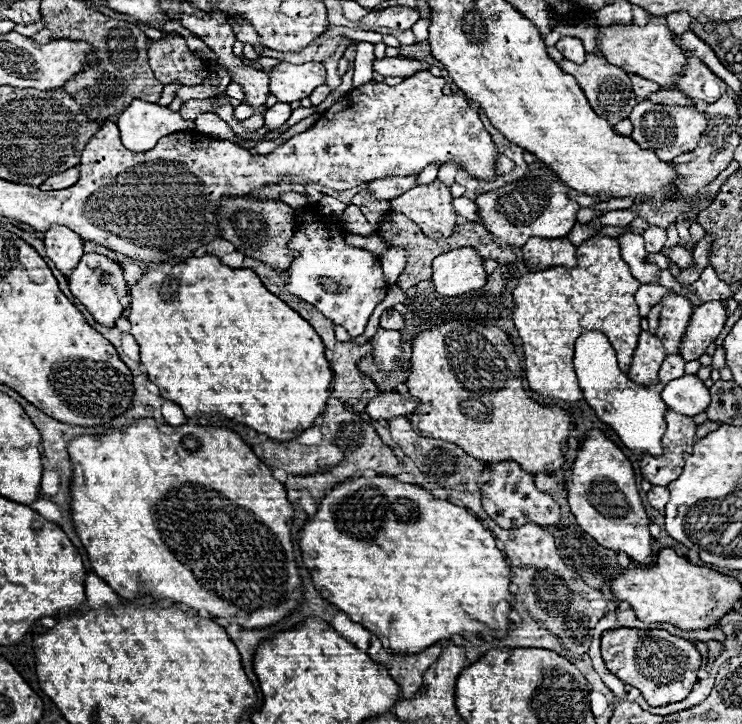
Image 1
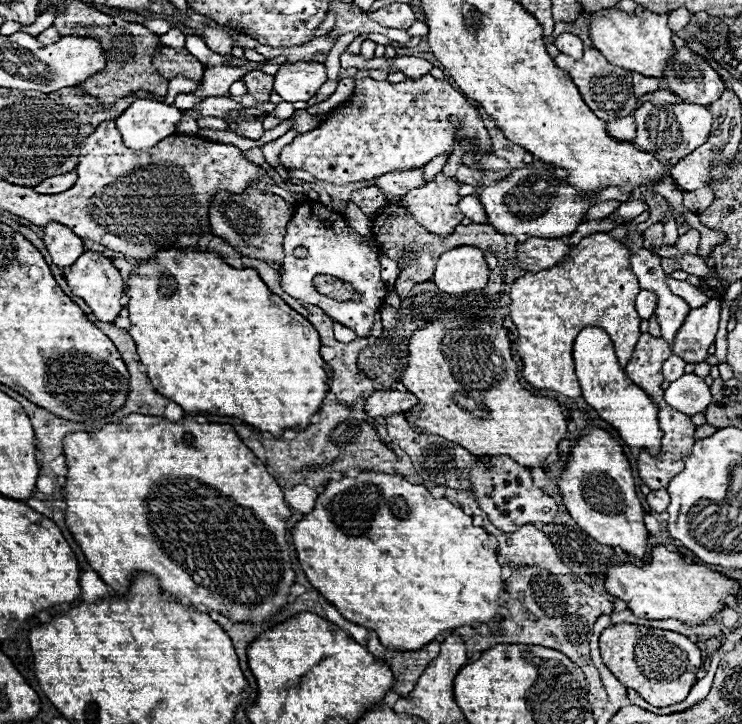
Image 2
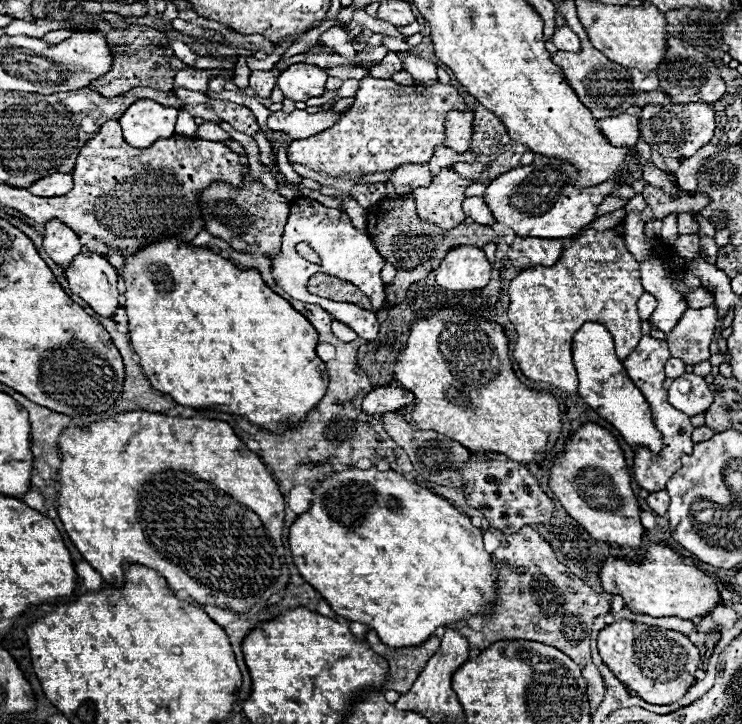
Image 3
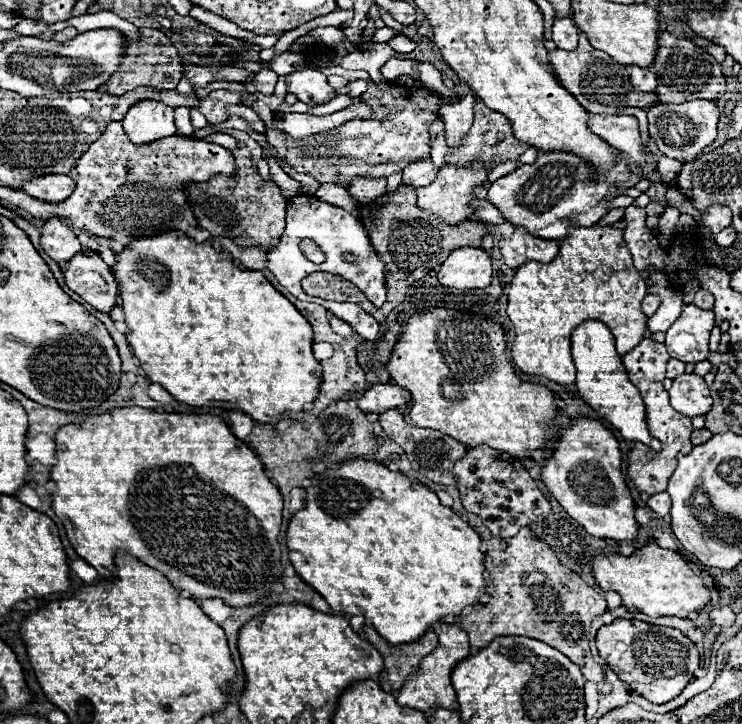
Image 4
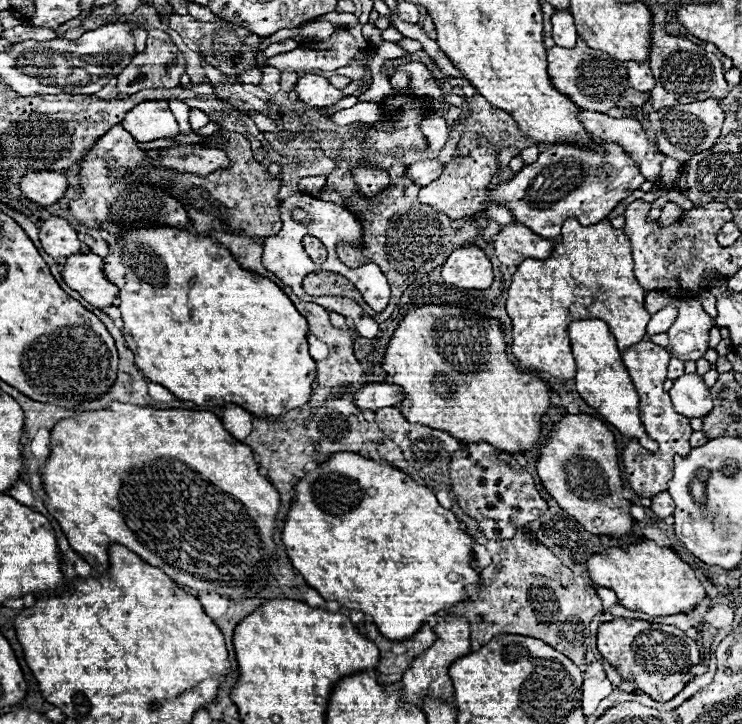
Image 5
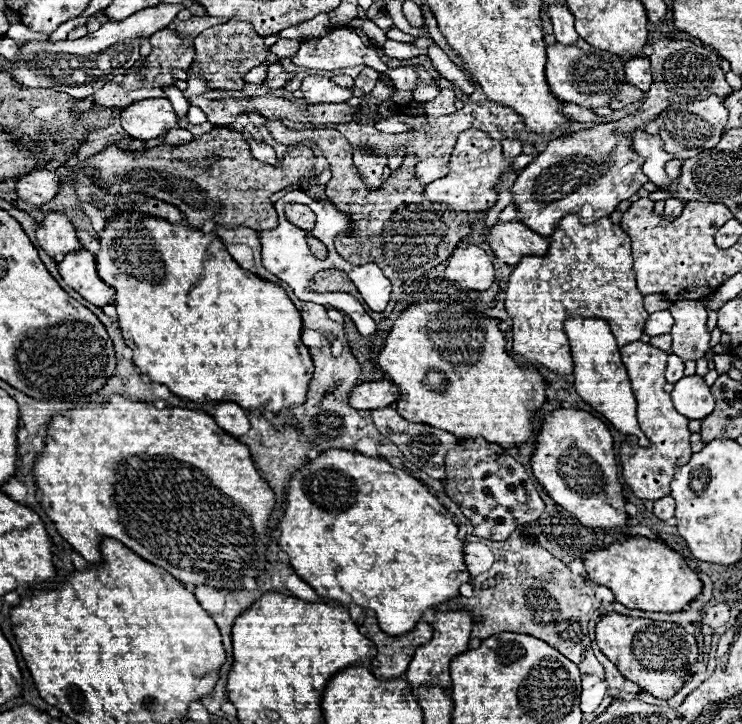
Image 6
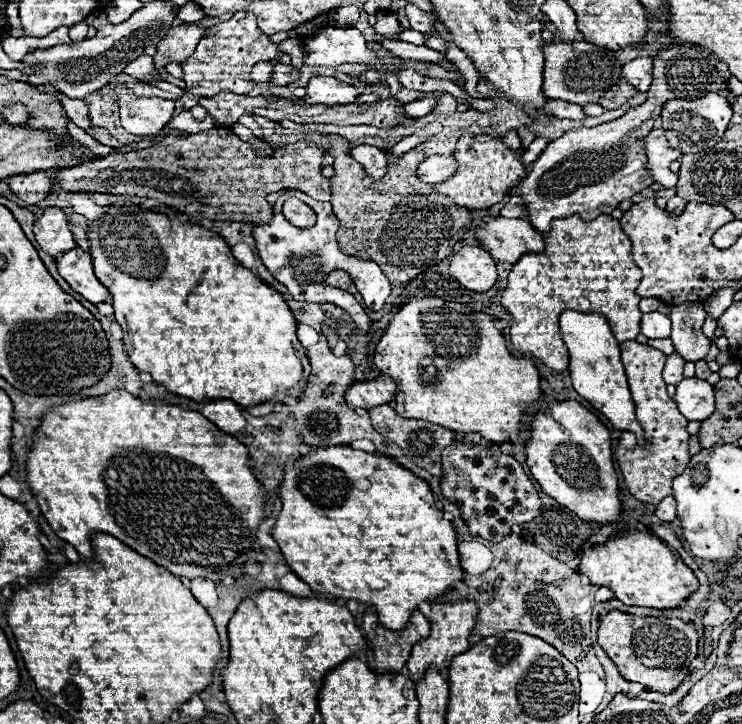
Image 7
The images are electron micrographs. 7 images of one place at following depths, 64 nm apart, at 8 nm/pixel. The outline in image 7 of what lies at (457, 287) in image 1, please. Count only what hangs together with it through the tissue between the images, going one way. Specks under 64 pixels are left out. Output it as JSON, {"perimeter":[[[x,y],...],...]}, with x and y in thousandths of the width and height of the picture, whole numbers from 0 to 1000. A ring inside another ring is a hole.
{"perimeter":[[[623,340],[606,362],[606,378],[631,401],[655,403],[668,390],[668,365],[647,340]]]}

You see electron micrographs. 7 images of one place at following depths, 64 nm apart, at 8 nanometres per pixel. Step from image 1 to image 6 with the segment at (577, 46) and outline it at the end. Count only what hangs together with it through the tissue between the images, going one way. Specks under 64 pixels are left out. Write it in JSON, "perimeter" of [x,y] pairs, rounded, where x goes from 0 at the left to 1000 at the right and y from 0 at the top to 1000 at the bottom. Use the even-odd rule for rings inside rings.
{"perimeter":[[[736,6],[736,11],[739,11],[739,25],[744,28],[744,36],[747,36],[749,55],[760,64],[774,61],[782,50],[774,41],[774,22],[765,14],[765,8],[763,6]]]}

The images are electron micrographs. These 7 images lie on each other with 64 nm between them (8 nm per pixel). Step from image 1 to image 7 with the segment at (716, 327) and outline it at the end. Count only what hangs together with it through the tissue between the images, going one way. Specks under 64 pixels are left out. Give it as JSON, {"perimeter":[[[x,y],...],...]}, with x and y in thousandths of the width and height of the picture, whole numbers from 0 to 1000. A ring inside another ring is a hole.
{"perimeter":[[[922,417],[922,420],[906,423],[903,442],[906,442],[903,467],[908,472],[911,486],[925,500],[949,497],[957,483],[957,470],[946,461],[946,448],[951,442],[951,431],[946,420]]]}

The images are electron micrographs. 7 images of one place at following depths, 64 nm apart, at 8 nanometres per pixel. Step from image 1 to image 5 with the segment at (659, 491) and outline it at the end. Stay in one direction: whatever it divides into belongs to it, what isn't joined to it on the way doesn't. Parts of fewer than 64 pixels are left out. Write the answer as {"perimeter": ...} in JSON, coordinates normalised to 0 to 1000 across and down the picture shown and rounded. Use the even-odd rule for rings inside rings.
{"perimeter":[[[895,680],[895,682],[887,682],[884,688],[879,688],[879,699],[876,699],[876,704],[887,713],[887,715],[900,715],[900,713],[906,713],[906,704],[908,704],[908,691],[903,688],[903,682],[900,680]]]}

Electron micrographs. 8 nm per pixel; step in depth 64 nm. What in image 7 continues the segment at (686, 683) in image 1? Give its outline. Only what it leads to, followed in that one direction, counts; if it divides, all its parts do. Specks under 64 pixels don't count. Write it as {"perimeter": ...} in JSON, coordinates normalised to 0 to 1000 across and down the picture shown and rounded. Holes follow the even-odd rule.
{"perimeter":[[[825,843],[809,856],[806,890],[827,912],[844,939],[863,942],[871,953],[900,959],[930,931],[930,914],[941,901],[941,876],[916,854],[852,851]]]}

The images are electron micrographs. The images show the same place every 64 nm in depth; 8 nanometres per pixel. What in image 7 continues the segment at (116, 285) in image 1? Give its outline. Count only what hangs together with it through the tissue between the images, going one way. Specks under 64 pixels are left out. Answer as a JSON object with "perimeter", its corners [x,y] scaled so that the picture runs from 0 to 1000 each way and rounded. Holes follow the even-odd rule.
{"perimeter":[[[108,343],[84,351],[84,356],[78,359],[78,378],[94,392],[97,401],[102,401],[124,420],[143,417],[143,412],[148,409],[148,403],[127,381],[121,351]]]}

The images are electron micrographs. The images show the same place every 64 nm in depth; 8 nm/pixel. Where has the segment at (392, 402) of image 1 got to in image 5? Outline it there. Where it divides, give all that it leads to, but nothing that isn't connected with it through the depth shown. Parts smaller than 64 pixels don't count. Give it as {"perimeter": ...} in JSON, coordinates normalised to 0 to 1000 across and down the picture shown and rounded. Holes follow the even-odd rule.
{"perimeter":[[[501,528],[491,530],[480,544],[477,544],[477,558],[485,566],[509,566],[520,561],[534,561],[544,552],[544,541],[534,530],[520,530],[520,528]]]}

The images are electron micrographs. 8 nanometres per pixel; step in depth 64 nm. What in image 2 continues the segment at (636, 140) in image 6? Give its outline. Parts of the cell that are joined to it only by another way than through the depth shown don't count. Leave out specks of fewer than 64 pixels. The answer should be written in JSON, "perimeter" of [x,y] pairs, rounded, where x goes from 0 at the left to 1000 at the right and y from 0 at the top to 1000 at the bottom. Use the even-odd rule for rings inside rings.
{"perimeter":[[[841,160],[841,163],[827,163],[817,169],[817,182],[836,196],[854,196],[857,191],[857,169],[852,160]]]}

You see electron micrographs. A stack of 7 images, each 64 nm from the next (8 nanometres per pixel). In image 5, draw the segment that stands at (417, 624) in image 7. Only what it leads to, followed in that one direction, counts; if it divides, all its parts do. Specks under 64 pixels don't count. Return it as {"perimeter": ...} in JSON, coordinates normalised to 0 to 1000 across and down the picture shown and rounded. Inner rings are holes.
{"perimeter":[[[499,854],[493,856],[491,867],[496,884],[501,884],[512,895],[512,914],[501,928],[512,945],[539,942],[561,903],[569,903],[585,887],[585,873],[577,862],[566,865],[566,870],[547,884],[523,884],[509,873],[507,862]]]}

